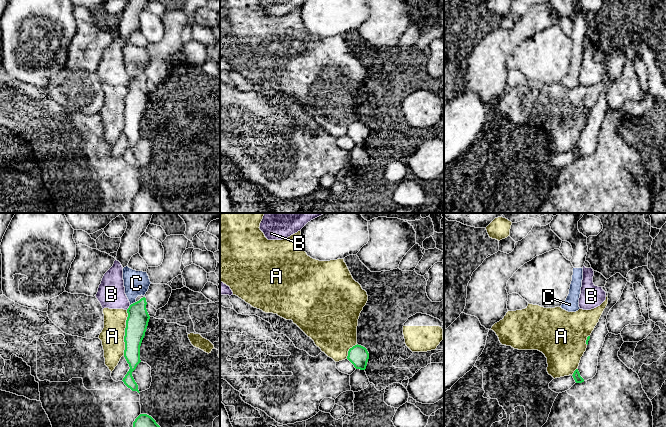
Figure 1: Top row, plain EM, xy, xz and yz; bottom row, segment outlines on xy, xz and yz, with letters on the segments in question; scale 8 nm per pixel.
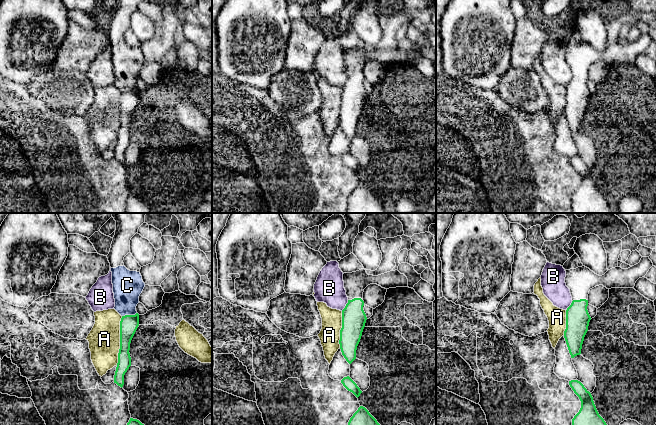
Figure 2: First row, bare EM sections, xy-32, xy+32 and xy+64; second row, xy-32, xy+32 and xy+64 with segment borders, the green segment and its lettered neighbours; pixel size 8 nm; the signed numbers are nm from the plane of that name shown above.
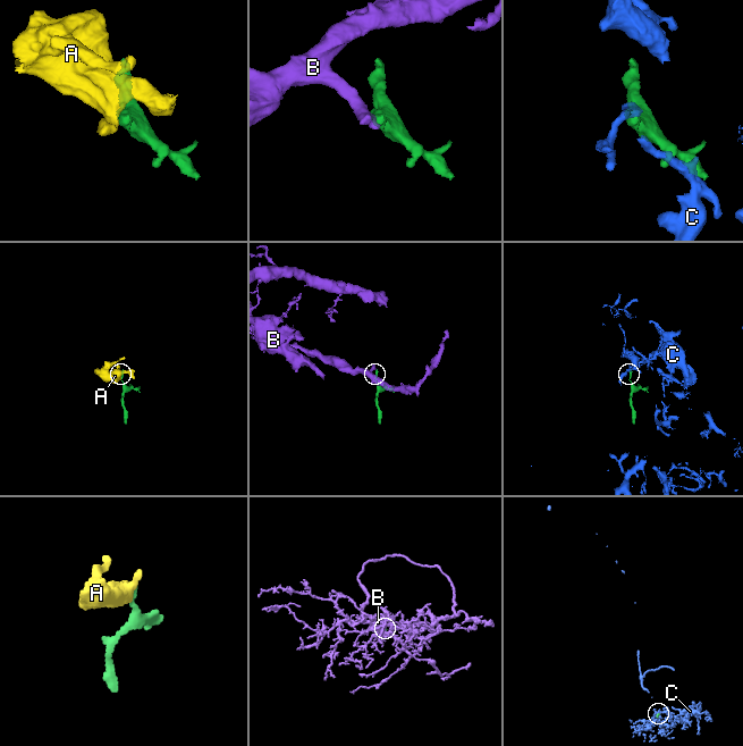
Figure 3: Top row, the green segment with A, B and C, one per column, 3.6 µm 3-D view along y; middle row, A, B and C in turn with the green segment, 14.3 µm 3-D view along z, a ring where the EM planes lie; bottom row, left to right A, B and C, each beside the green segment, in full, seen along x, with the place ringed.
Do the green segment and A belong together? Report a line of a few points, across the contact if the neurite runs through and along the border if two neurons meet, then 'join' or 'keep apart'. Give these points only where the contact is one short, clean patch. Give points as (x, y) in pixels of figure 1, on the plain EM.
keep apart

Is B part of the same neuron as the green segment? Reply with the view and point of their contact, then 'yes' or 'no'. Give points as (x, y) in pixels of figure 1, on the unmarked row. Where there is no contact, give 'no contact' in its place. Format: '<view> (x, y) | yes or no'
xy (129, 83) | no

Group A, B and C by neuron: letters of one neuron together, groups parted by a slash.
A / B / C

